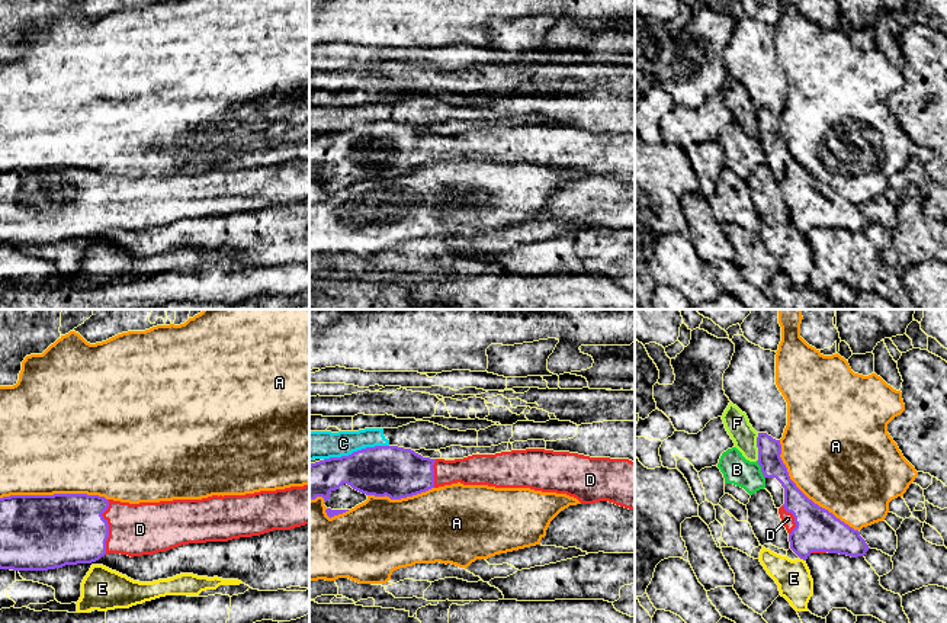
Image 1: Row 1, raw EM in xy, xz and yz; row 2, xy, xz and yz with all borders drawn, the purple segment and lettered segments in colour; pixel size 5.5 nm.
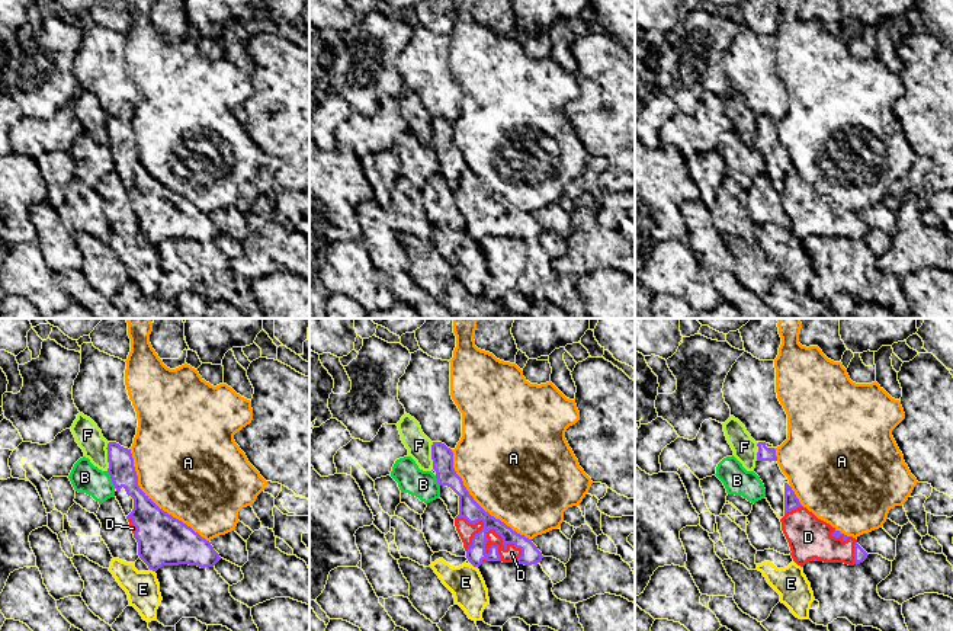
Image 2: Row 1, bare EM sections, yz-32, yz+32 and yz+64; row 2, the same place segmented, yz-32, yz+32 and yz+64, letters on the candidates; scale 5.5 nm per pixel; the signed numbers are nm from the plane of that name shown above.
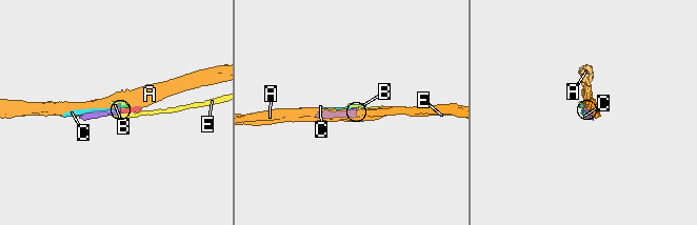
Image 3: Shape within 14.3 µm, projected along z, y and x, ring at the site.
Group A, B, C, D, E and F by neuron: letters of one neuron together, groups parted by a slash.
A / B / C / D / E / F

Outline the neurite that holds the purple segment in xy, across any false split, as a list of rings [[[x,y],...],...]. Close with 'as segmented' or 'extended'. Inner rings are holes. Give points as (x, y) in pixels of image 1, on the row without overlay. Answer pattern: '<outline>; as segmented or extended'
[[[309,160],[245,170],[129,179],[87,168],[0,173],[0,244],[48,245],[109,228],[154,229],[189,218],[228,216],[309,199]]]; extended

